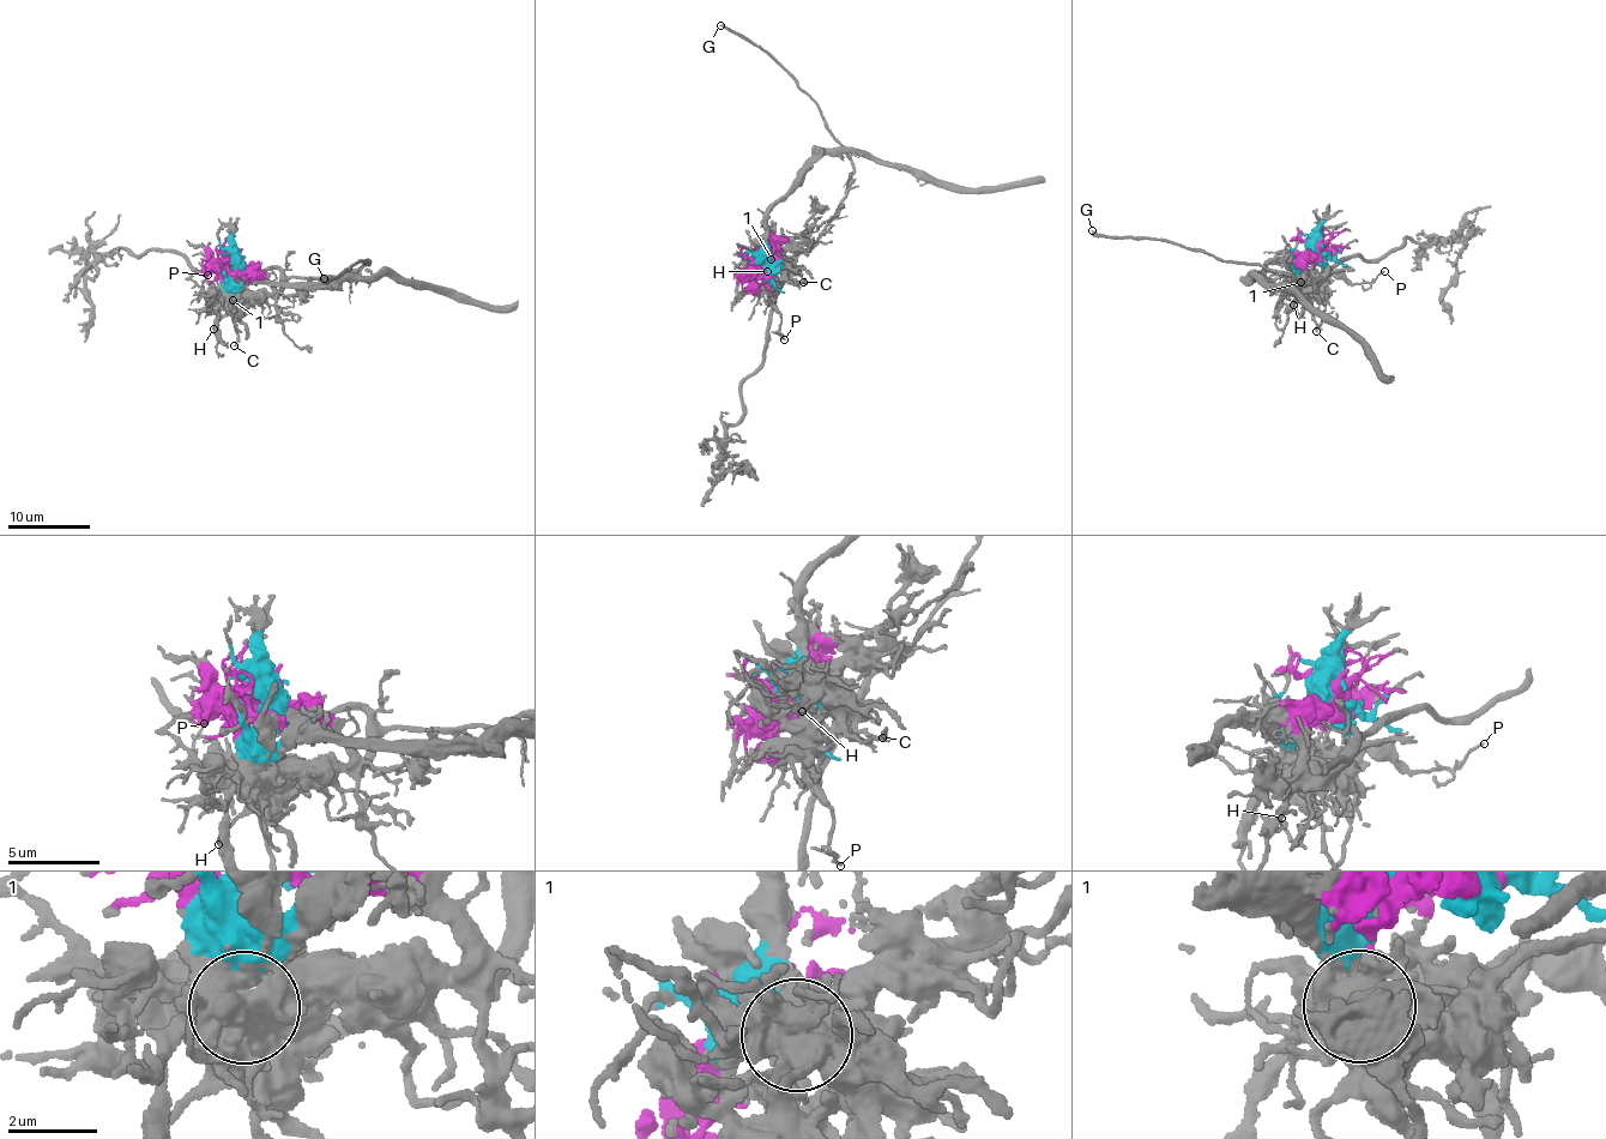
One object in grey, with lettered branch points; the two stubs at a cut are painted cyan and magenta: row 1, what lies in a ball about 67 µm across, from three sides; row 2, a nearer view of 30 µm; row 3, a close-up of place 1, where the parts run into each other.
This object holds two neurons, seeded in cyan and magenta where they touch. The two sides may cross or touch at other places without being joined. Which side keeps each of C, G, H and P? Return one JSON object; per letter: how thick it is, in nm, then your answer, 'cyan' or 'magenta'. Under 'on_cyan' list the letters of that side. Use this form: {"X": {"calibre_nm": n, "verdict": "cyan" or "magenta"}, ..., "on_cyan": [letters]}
{"C": {"calibre_nm": 160, "verdict": "cyan"}, "G": {"calibre_nm": 280, "verdict": "magenta"}, "H": {"calibre_nm": 160, "verdict": "magenta"}, "P": {"calibre_nm": 110, "verdict": "magenta"}, "on_cyan": ["C"]}

